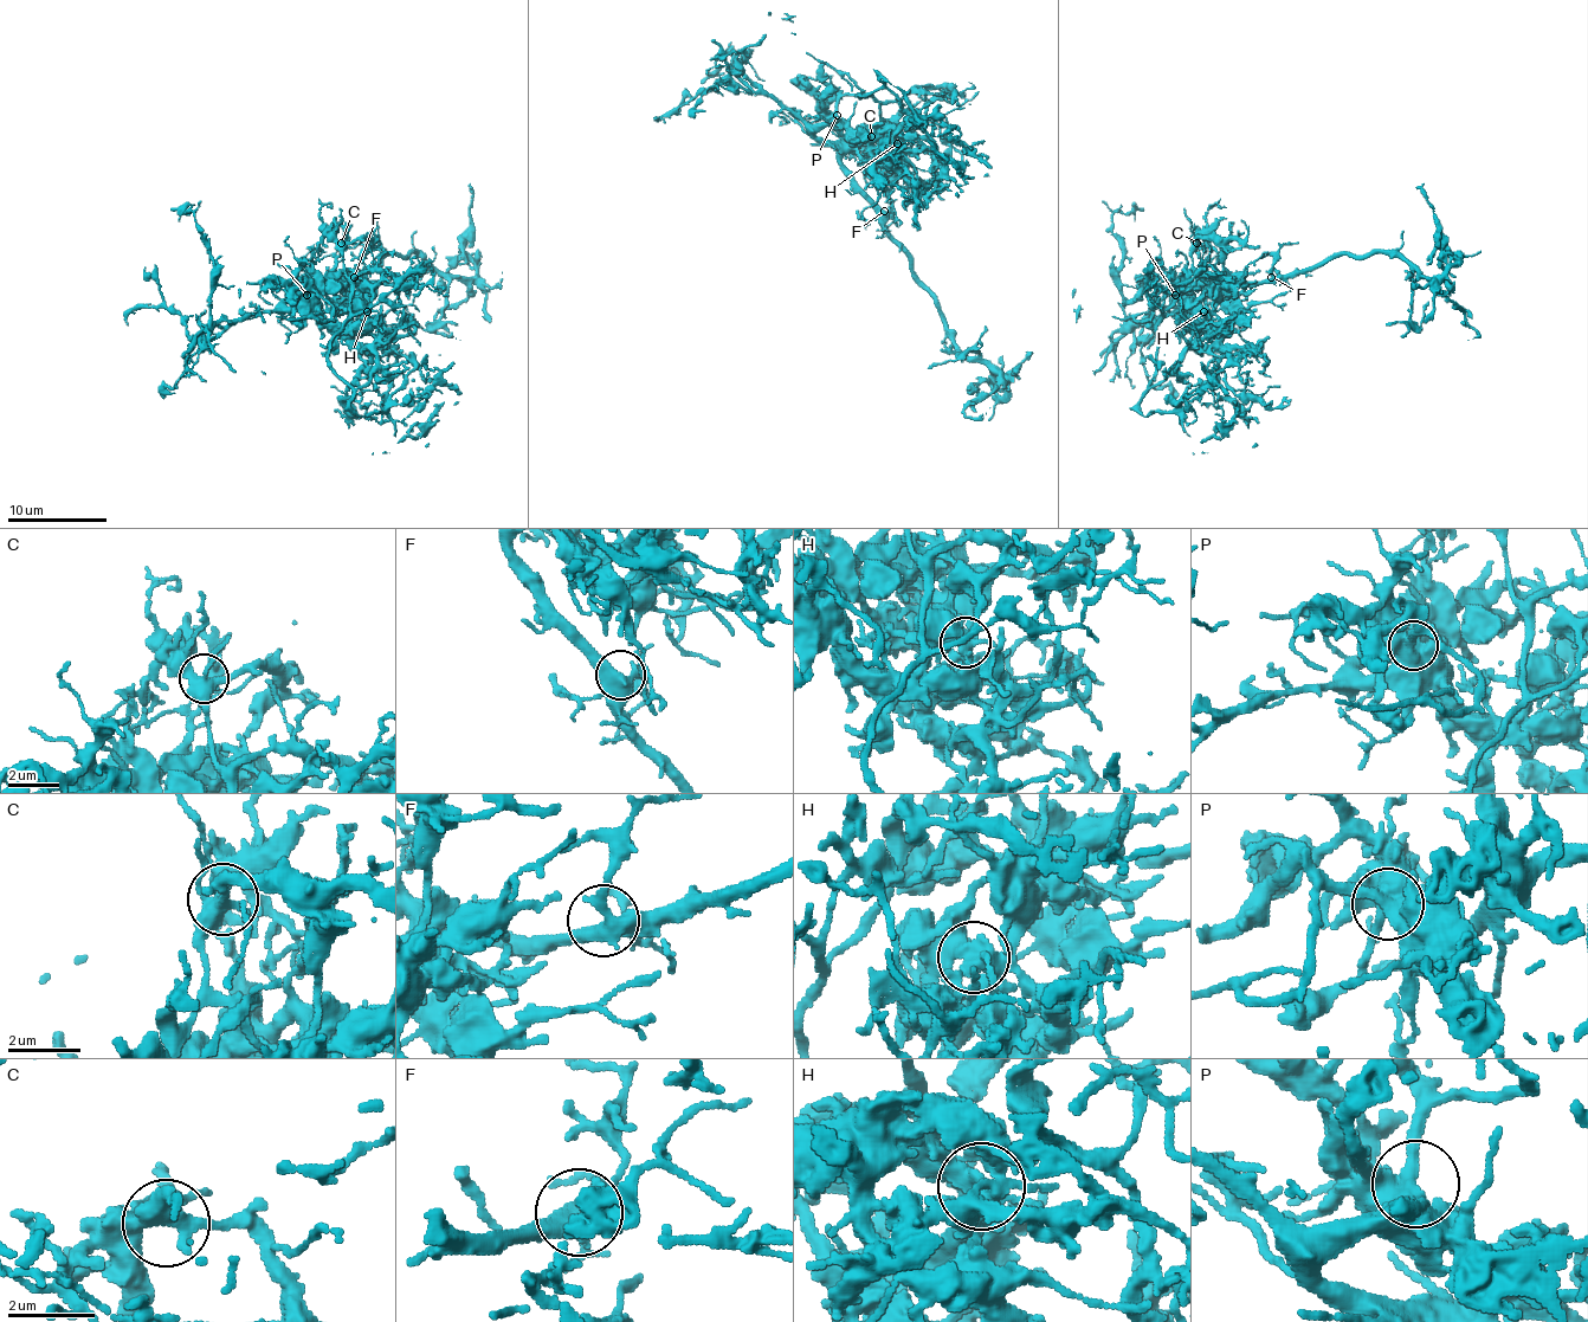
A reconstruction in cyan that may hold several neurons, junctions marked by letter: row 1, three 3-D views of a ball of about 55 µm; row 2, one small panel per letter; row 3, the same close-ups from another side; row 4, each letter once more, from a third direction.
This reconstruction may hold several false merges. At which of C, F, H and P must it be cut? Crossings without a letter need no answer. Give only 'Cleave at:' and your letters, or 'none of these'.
Cleave at: H

